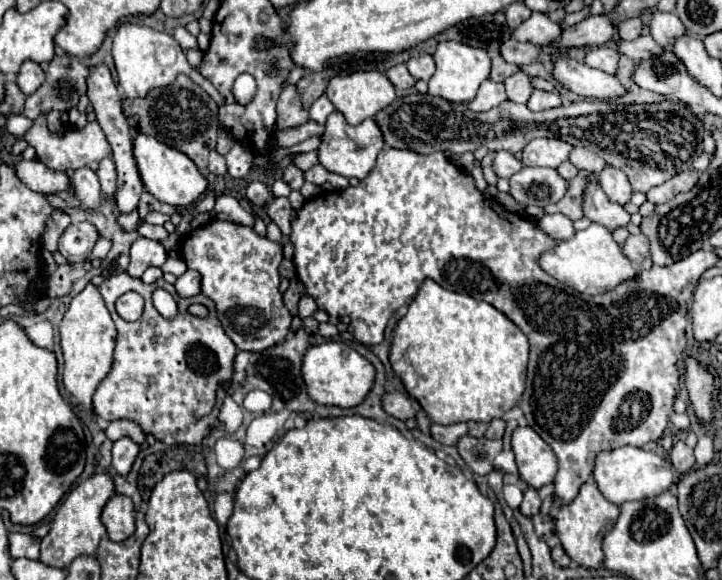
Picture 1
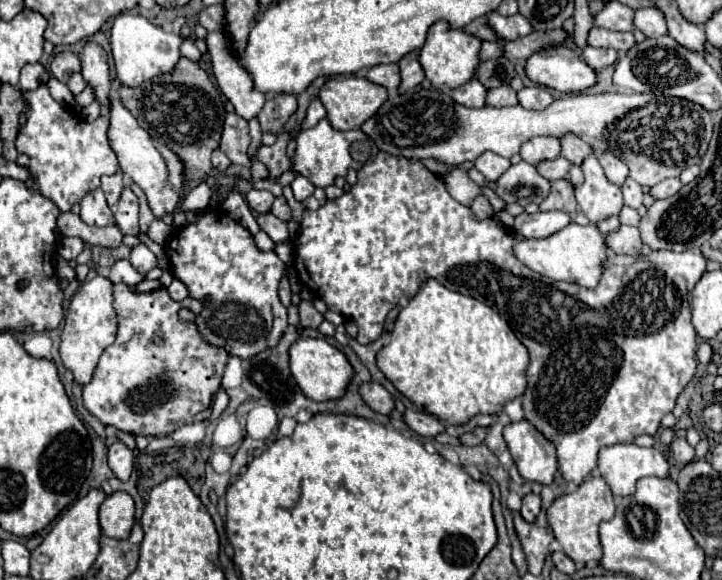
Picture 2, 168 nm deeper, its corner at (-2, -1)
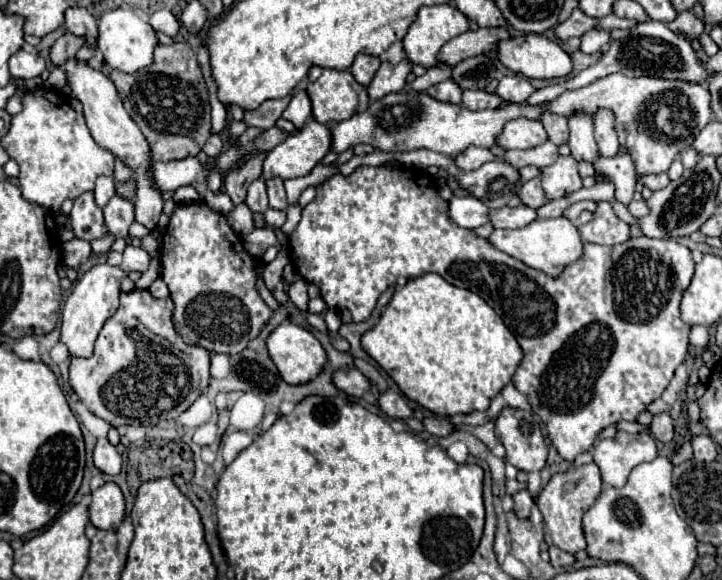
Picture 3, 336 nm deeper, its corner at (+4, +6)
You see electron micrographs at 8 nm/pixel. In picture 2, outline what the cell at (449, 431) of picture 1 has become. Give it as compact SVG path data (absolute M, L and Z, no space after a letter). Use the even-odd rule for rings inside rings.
M407 409L403 413L403 421L419 435L423 437L435 437L437 433L443 433L445 427L439 423L437 417L429 415L429 413L423 413L423 411L413 411L413 409Z

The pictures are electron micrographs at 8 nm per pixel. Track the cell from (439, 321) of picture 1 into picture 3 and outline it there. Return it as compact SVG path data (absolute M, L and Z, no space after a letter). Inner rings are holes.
M433 272L409 280L399 292L393 294L377 326L363 334L361 346L393 378L409 400L439 416L487 410L491 400L511 382L523 360L523 352L515 336L481 296L471 290L451 286Z

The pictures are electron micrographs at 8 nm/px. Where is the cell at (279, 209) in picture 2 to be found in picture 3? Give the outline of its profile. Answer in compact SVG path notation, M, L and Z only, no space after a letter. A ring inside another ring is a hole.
M269 178L267 180L267 194L269 194L269 206L275 210L285 210L287 208L287 198L285 198L285 188L281 178Z

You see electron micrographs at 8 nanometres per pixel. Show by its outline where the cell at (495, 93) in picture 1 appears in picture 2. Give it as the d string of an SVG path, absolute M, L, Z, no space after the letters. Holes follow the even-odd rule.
M471 79L469 83L453 89L451 97L465 107L483 107L485 95L487 95L487 89L477 79Z

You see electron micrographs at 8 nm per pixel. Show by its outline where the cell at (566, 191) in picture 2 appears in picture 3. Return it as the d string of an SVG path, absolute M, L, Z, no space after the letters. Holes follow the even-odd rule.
M541 176L525 182L523 188L521 188L521 192L519 192L519 198L523 200L523 204L527 204L527 206L531 206L531 208L541 208L541 206L545 206L545 204L549 202L549 198L547 198L545 192L543 192Z

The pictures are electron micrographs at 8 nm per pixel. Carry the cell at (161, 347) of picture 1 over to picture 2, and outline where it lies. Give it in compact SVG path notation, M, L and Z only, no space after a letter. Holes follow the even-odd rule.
M115 285L115 309L119 315L119 331L113 345L109 345L99 365L93 373L93 379L83 385L83 405L89 413L93 413L103 425L113 425L119 431L131 435L167 435L177 431L179 427L193 423L195 415L211 405L211 397L221 387L221 377L225 363L229 359L225 349L217 349L201 339L195 323L179 321L179 309L187 307L195 315L201 311L203 303L195 299L183 299L181 303L173 301L165 287L151 293L135 293L127 285ZM169 383L173 387L173 397L165 397L163 391Z

